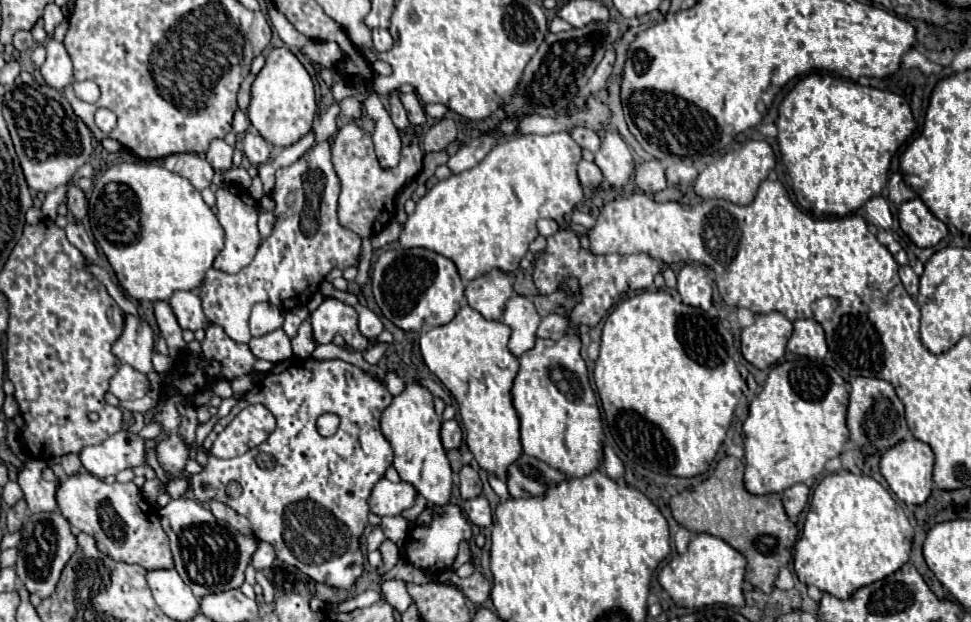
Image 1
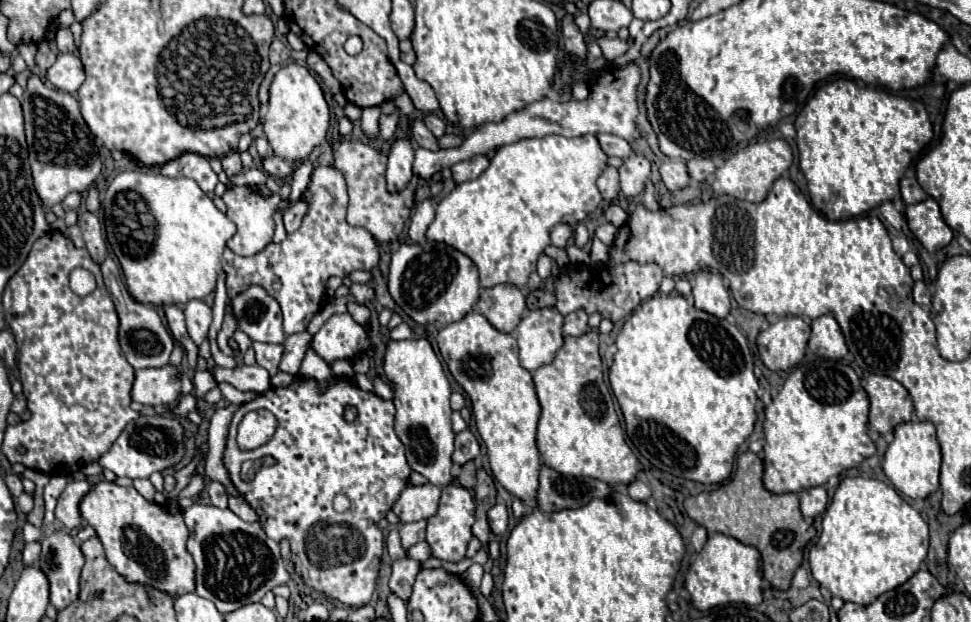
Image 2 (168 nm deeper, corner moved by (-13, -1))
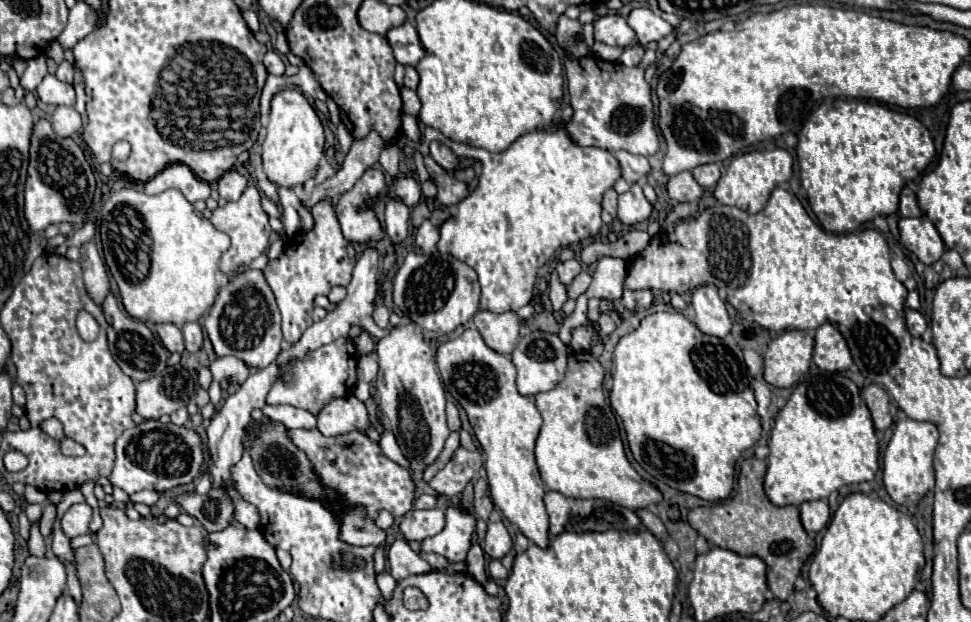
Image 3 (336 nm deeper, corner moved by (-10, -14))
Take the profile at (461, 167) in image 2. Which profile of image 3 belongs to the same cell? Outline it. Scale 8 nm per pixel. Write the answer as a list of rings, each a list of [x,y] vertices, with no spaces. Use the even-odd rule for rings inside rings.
[[[430,155],[424,157],[424,164],[437,186],[437,200],[441,206],[455,206],[469,194],[469,186],[447,174]]]

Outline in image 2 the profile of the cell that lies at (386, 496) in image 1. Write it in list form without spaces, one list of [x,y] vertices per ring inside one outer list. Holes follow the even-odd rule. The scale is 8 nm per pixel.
[[[408,485],[396,499],[392,511],[400,517],[402,523],[428,519],[436,513],[440,499],[440,489],[436,485]]]

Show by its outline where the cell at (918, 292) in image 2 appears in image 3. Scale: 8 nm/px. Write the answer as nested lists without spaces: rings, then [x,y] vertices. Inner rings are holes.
[[[905,310],[905,320],[907,320],[907,328],[909,328],[911,336],[917,336],[917,338],[923,336],[923,332],[927,328],[927,322],[917,310]]]

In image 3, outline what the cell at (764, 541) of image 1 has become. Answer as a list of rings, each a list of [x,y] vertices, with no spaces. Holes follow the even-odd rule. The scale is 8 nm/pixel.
[[[747,458],[741,464],[739,472],[739,488],[737,492],[723,504],[701,506],[689,512],[689,524],[707,538],[709,544],[719,548],[729,548],[741,556],[759,556],[767,564],[767,584],[769,590],[779,600],[787,600],[793,594],[795,580],[805,564],[805,560],[815,552],[815,540],[803,530],[799,520],[797,506],[779,508],[769,502],[763,492],[763,478],[767,472],[767,462]]]

